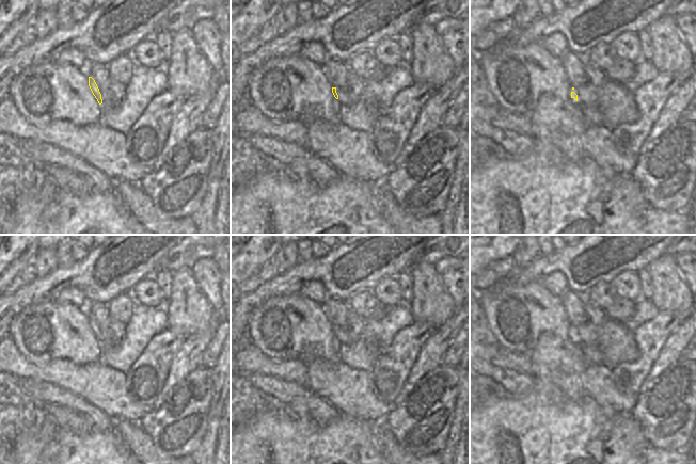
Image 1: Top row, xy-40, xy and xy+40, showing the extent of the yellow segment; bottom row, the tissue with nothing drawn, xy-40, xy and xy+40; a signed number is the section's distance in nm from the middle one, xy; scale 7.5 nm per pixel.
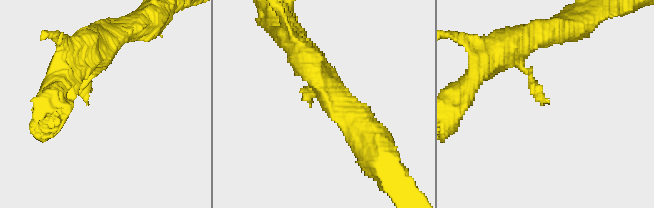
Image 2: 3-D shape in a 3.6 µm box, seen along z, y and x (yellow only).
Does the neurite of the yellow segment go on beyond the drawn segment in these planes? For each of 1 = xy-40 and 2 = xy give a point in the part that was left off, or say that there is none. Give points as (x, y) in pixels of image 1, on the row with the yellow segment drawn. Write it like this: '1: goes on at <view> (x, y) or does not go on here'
1: does not go on here
2: does not go on here

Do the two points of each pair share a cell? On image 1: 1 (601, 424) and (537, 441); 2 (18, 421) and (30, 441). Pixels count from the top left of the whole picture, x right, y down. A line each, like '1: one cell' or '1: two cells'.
1: one cell
2: two cells

